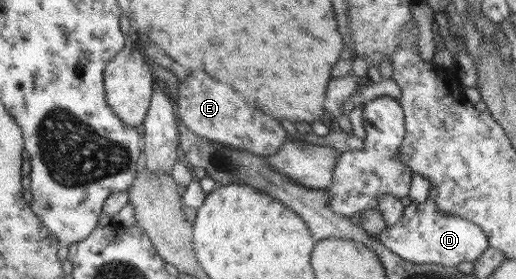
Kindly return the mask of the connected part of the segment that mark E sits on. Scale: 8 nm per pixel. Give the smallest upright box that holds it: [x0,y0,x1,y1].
[176,71,288,157]

